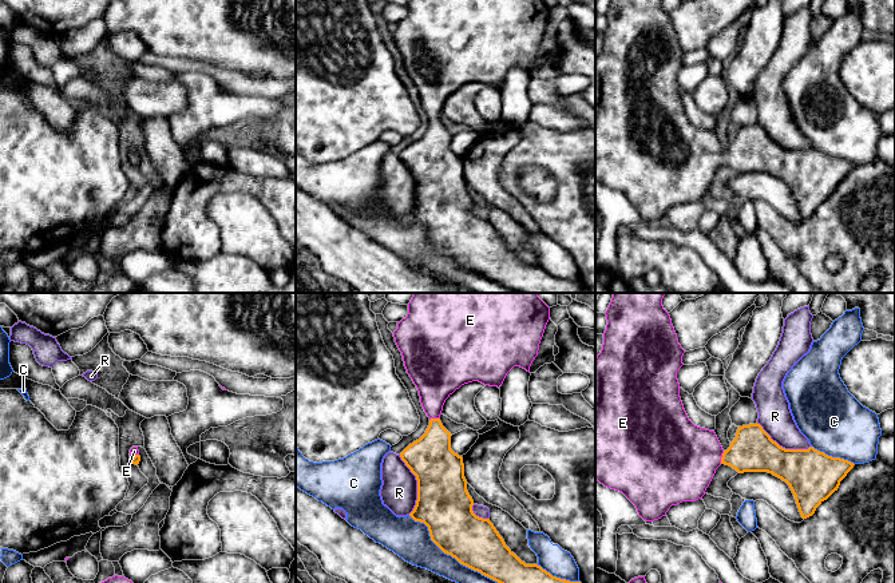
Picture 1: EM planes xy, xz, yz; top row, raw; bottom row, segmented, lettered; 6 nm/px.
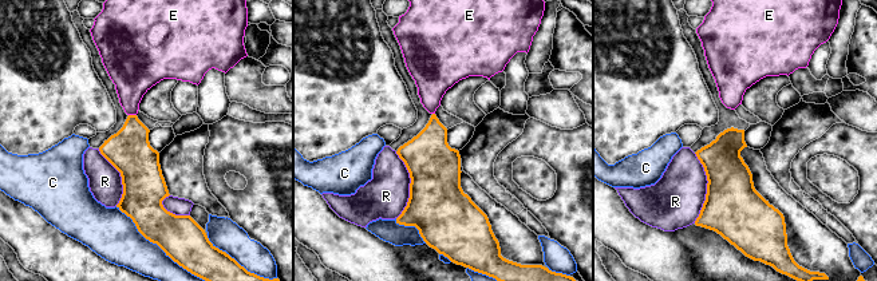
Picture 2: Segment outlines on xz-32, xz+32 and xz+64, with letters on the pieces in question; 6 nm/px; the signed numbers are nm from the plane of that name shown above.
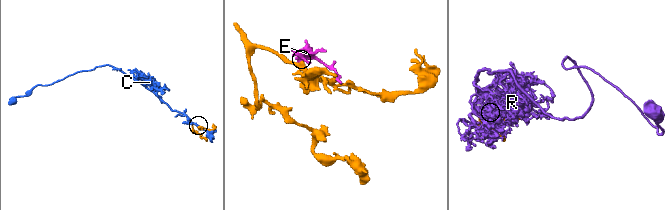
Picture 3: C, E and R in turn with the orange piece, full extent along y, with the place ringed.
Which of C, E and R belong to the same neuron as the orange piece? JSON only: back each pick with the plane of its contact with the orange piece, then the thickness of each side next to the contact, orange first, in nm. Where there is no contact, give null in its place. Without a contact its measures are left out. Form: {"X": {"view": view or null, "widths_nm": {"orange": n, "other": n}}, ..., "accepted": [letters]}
{"E": {"view": "yz", "widths_nm": {"orange": 260, "other": 460}}, "accepted": ["E"]}

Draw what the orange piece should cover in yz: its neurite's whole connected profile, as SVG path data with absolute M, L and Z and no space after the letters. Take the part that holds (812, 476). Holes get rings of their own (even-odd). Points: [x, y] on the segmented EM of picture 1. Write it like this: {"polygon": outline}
{"polygon": "M613 293L611 302L606 310L606 330L603 333L603 345L601 353L595 357L595 480L607 488L622 492L637 508L638 515L646 521L654 521L666 515L672 505L677 505L682 501L696 501L702 499L706 488L709 487L716 469L721 465L729 465L738 473L744 472L768 472L773 476L785 481L797 504L799 512L803 519L812 516L816 508L827 500L835 491L837 491L840 481L847 476L847 473L854 468L854 463L832 457L809 447L808 449L785 449L780 447L771 436L763 429L760 424L749 424L738 427L734 440L730 447L724 451L714 431L700 428L694 425L682 405L680 397L680 384L677 380L677 372L684 365L682 356L685 350L681 348L677 340L677 334L672 325L669 313L662 306L662 298L665 293Z"}

